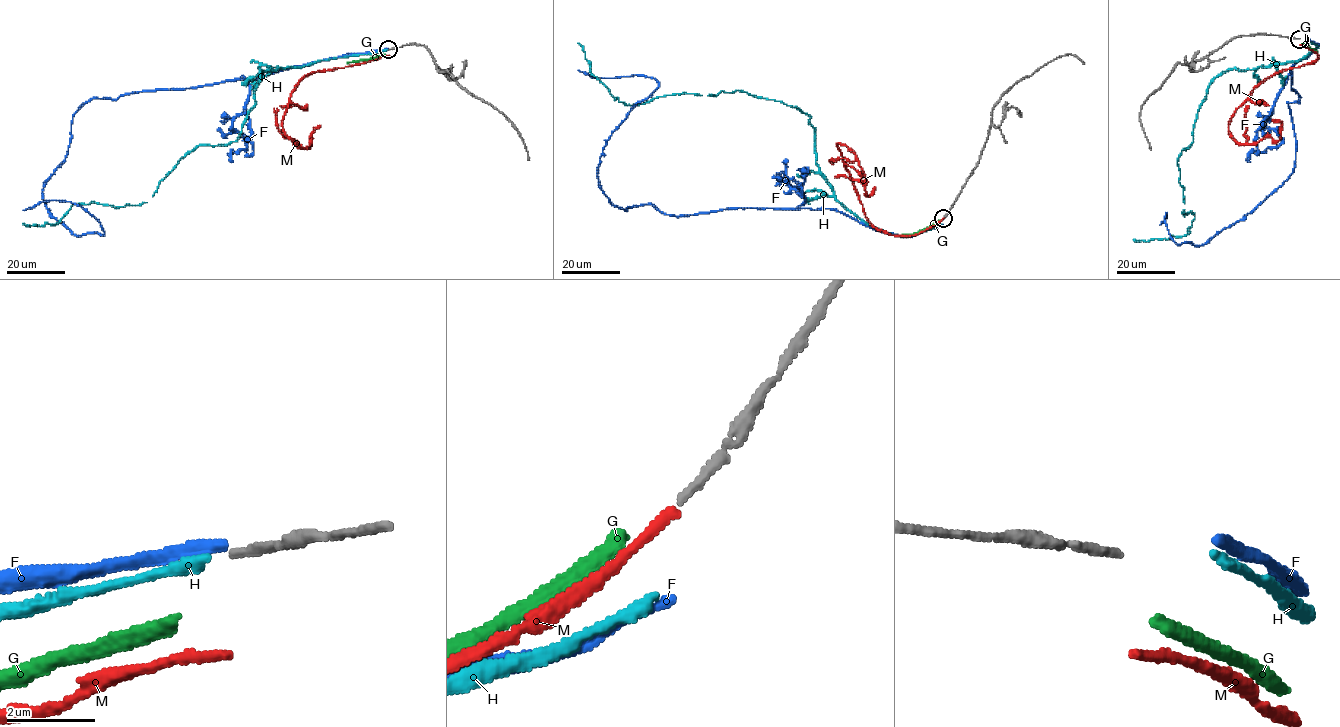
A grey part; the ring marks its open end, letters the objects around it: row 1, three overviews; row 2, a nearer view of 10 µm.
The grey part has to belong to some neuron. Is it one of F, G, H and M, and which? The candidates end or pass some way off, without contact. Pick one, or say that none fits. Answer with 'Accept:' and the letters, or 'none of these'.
Accept: none of these

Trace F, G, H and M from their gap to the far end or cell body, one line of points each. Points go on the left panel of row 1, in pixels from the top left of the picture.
F: (388, 49), (90, 99), (42, 198), (75, 235), (104, 233), (70, 202), (22, 210)
G: (385, 53), (347, 63)
H: (387, 50), (260, 69), (240, 136), (186, 154), (146, 202), (74, 204), (55, 224), (22, 223)
M: (389, 55), (311, 72), (299, 81), (285, 113), (283, 131), (305, 148), (310, 145), (310, 134), (320, 125)

